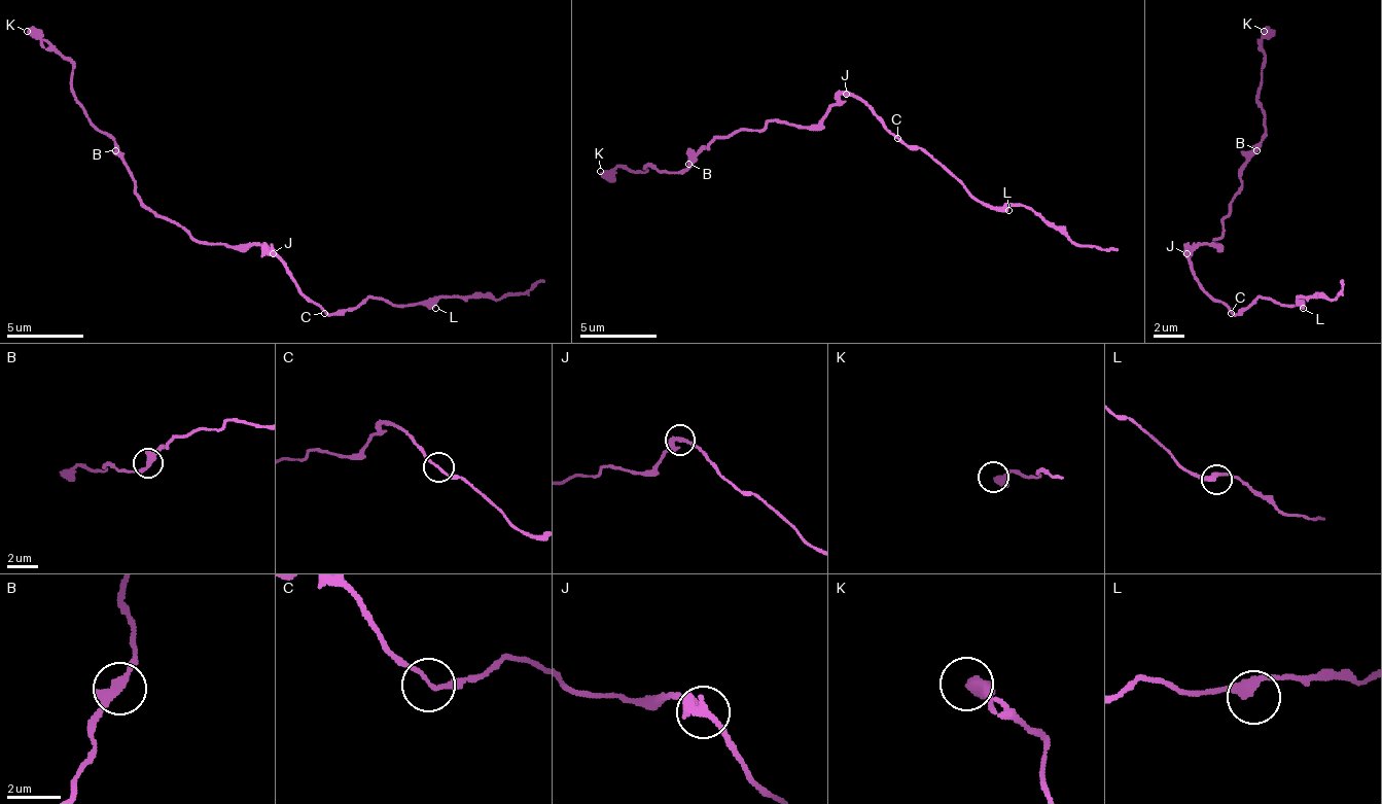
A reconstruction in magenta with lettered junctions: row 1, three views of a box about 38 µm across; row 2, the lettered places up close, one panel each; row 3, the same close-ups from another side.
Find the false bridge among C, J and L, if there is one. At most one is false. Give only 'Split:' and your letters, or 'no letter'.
Split: J

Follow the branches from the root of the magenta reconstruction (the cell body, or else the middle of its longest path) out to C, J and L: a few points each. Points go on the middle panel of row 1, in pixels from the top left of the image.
C: (831, 106), (843, 95), (854, 95), (896, 137)
J: (831, 106), (847, 95)
L: (831, 106), (843, 95), (854, 95), (905, 144), (924, 148), (982, 202), (1004, 206), (1008, 210)

